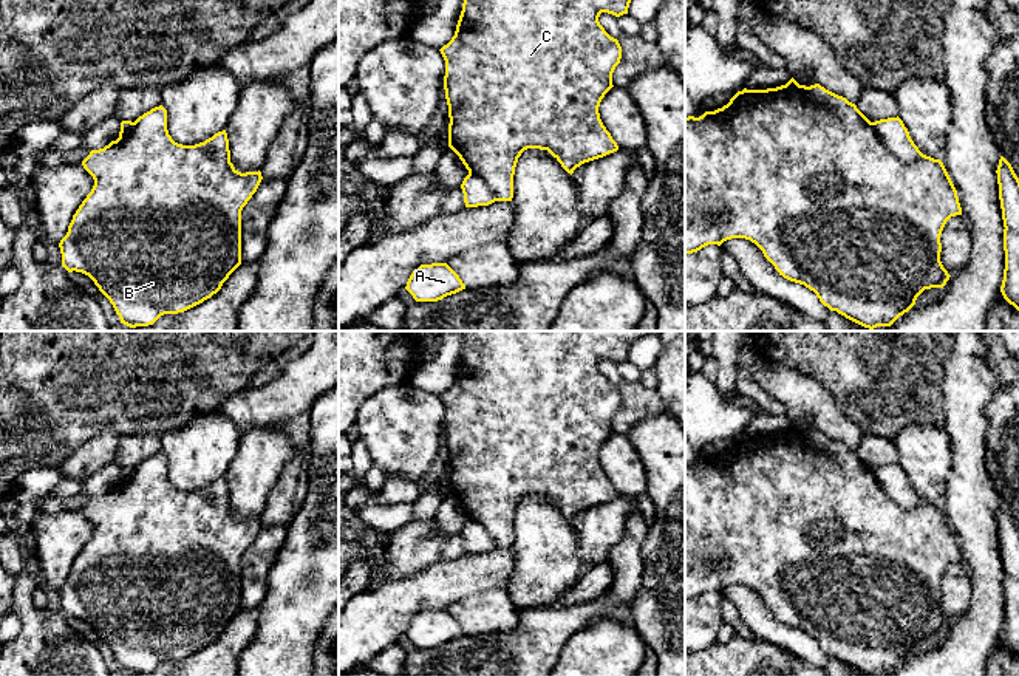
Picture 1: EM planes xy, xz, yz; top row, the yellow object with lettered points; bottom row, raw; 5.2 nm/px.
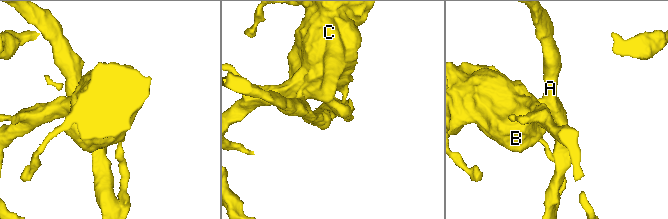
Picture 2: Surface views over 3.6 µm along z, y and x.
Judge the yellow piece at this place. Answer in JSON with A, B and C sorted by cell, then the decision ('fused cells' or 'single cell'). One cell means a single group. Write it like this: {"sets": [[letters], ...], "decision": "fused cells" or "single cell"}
{"sets": [["A", "B", "C"]], "decision": "single cell"}

